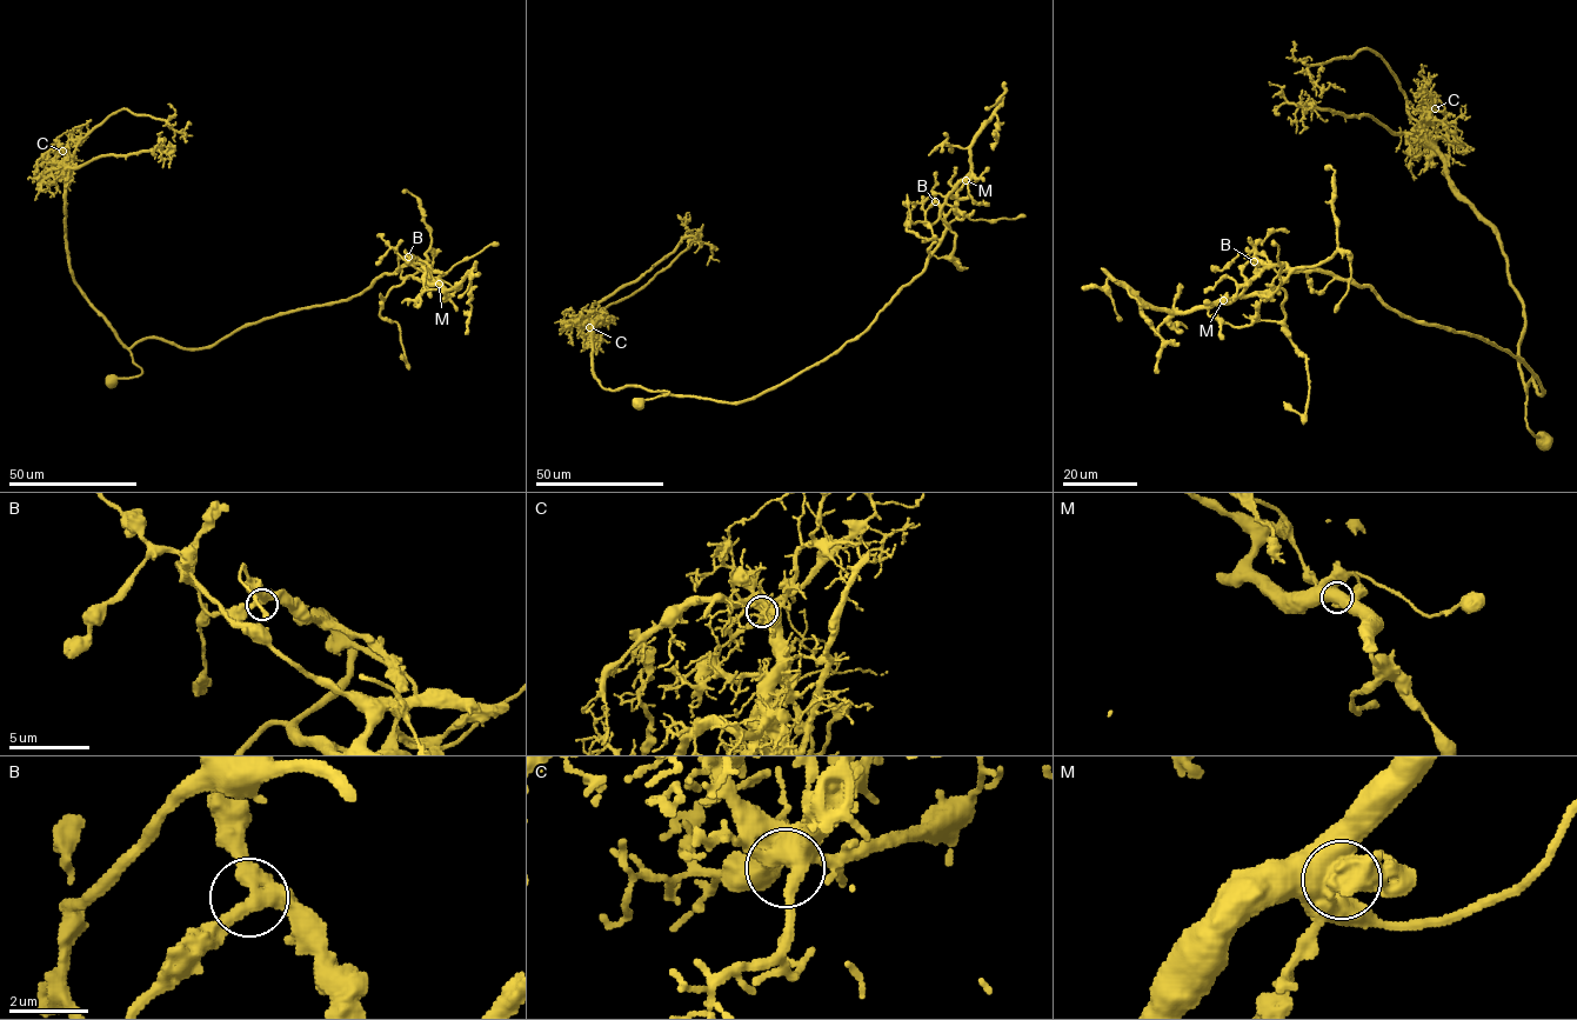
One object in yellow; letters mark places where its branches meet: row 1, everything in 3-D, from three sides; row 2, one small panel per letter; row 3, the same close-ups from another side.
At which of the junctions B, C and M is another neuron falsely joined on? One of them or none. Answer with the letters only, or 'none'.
M

